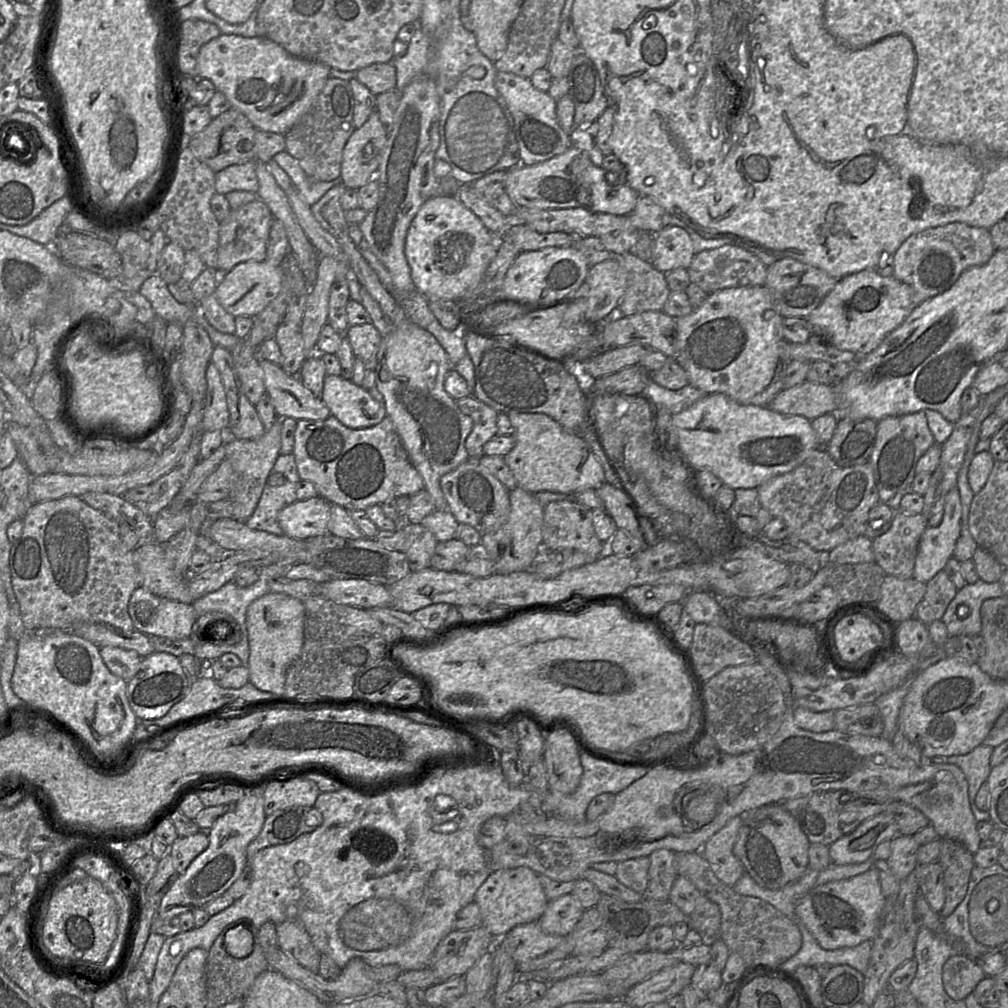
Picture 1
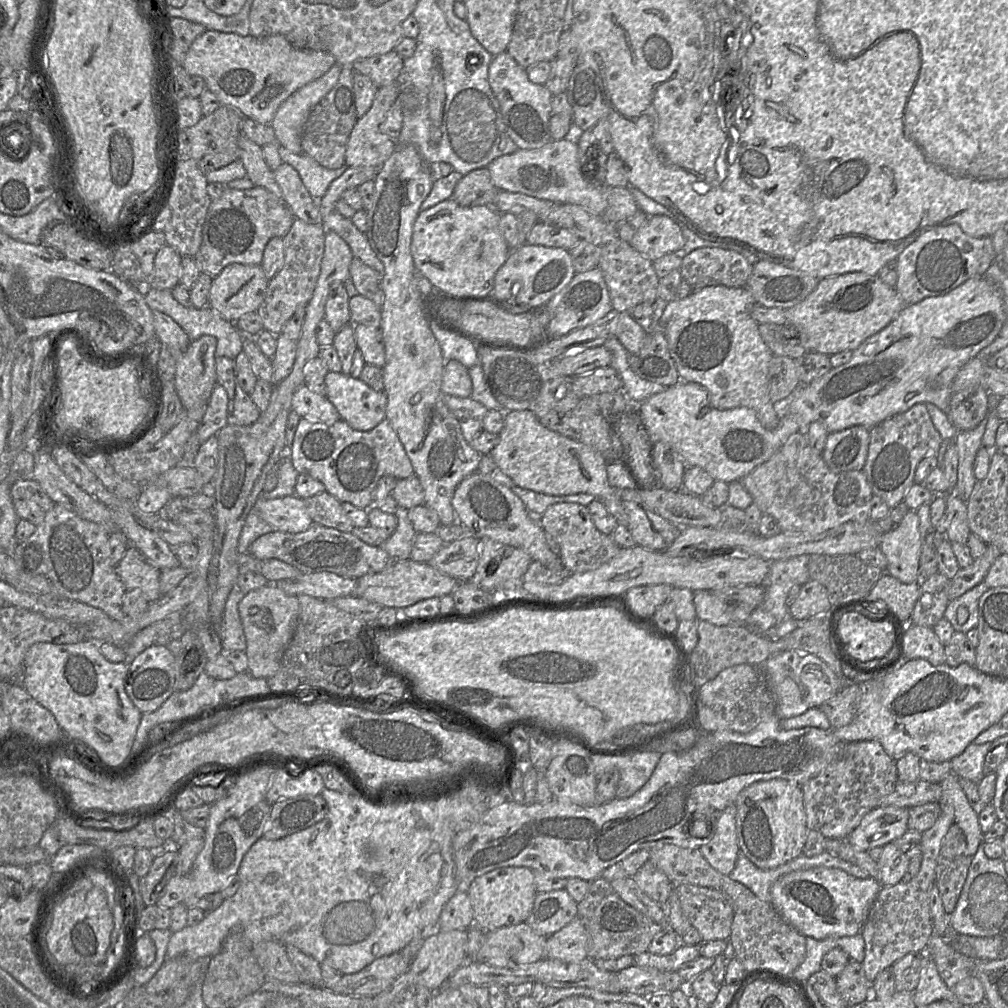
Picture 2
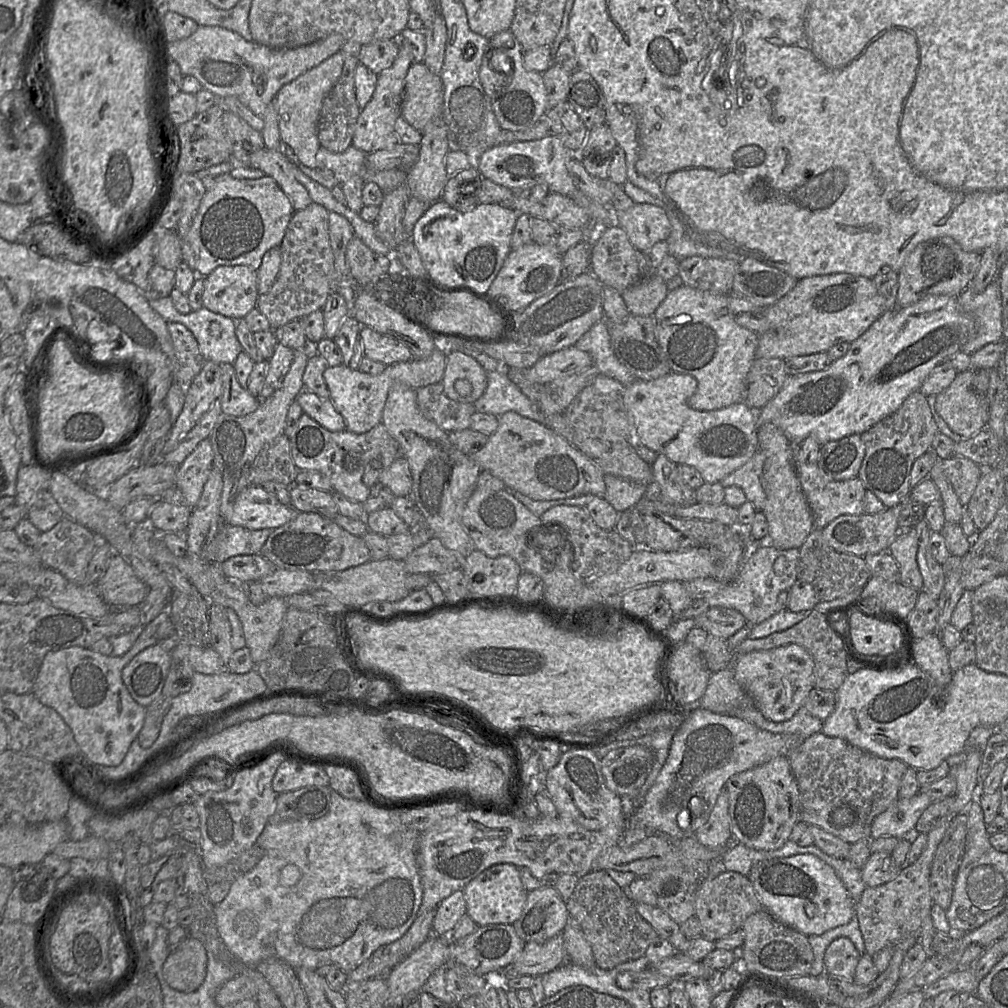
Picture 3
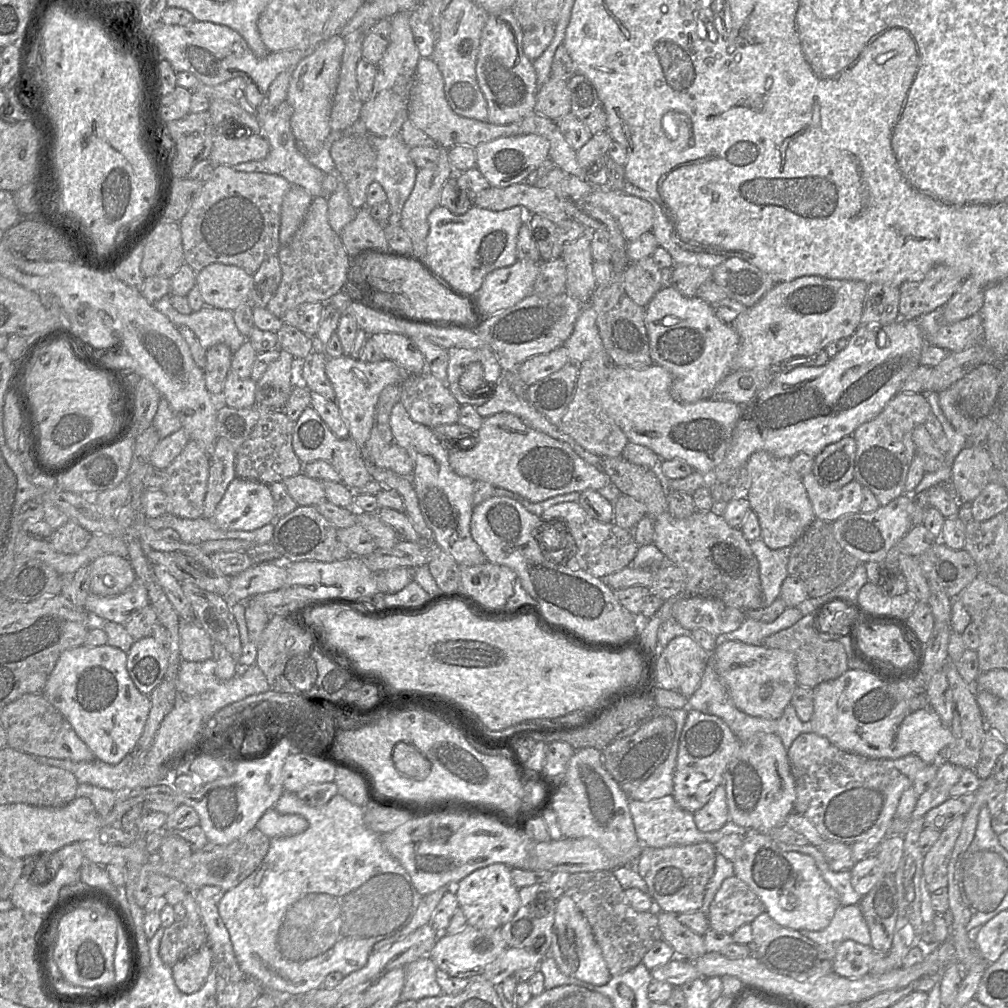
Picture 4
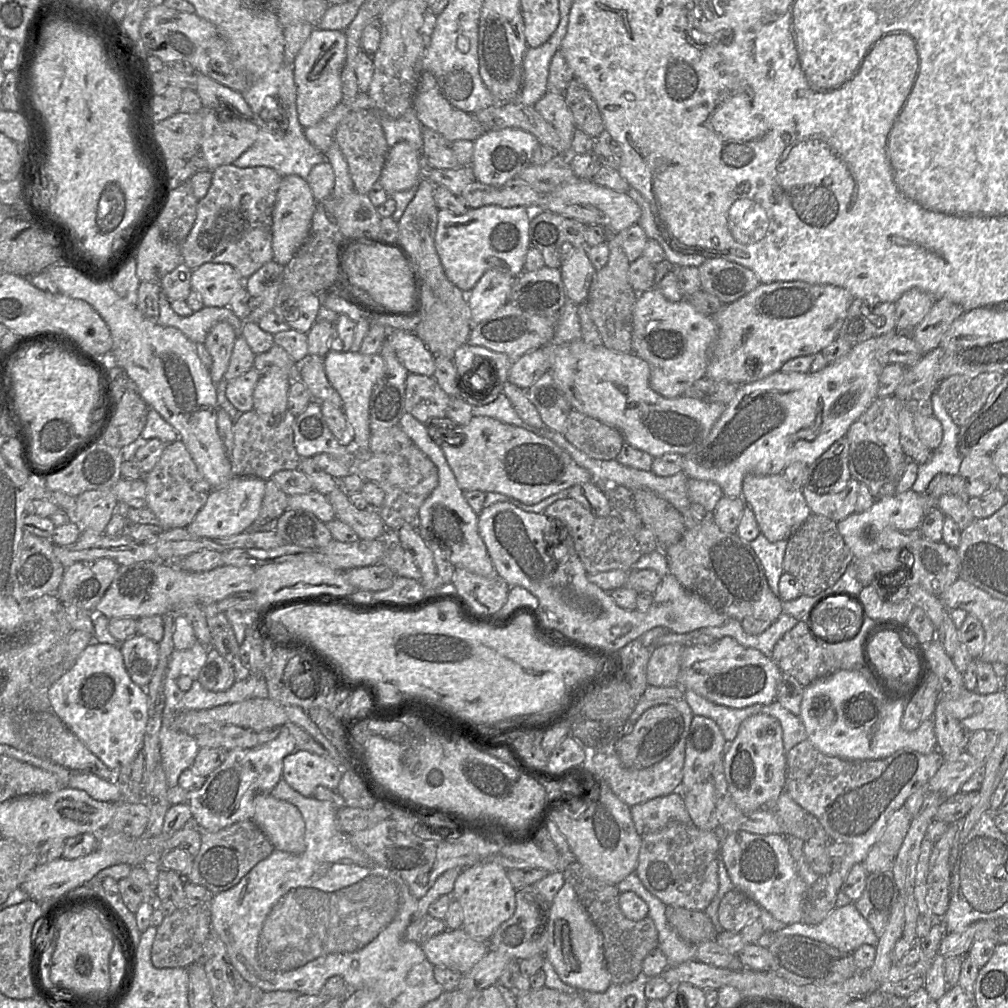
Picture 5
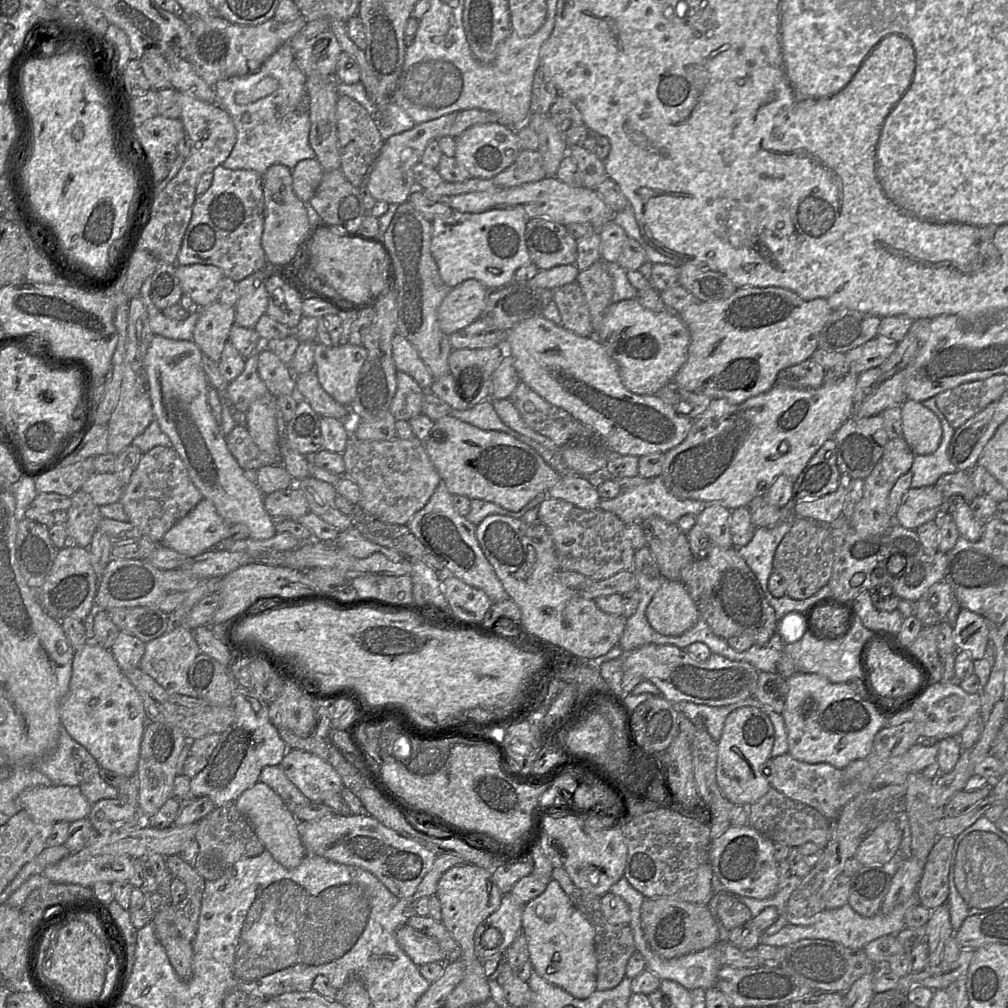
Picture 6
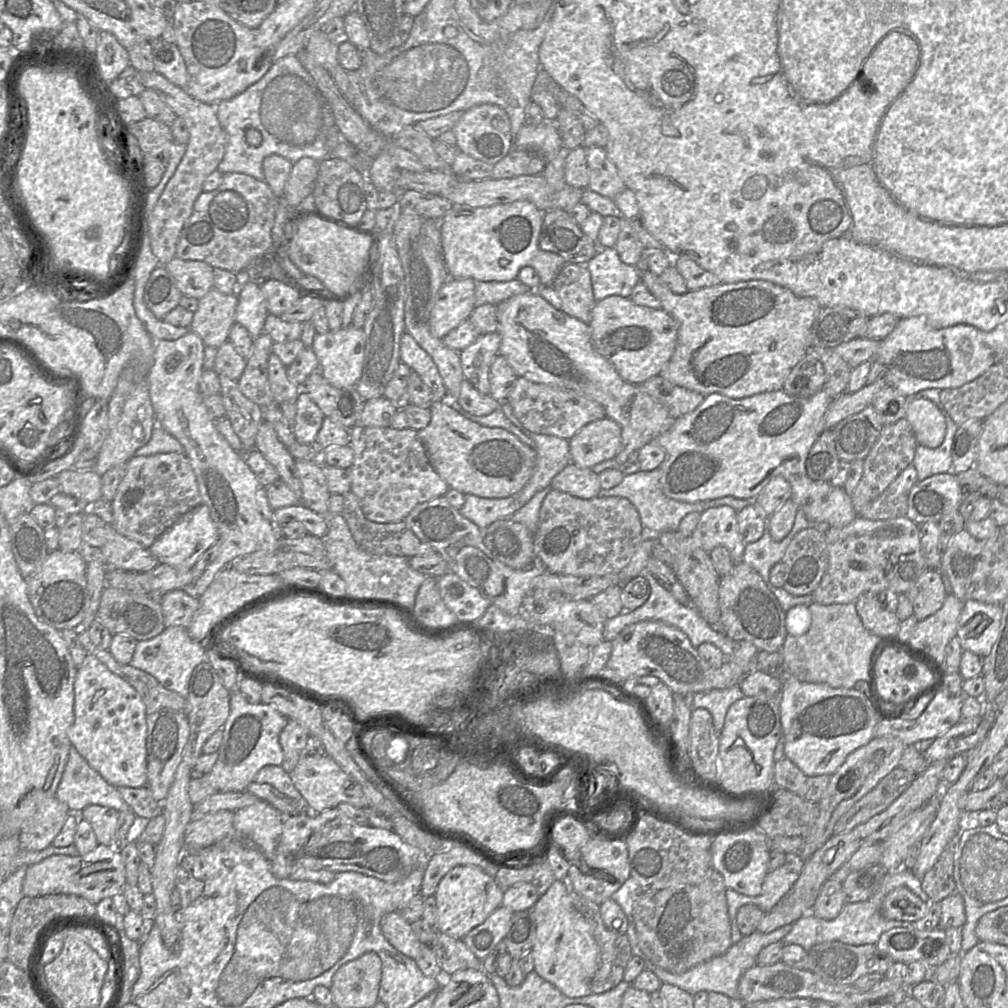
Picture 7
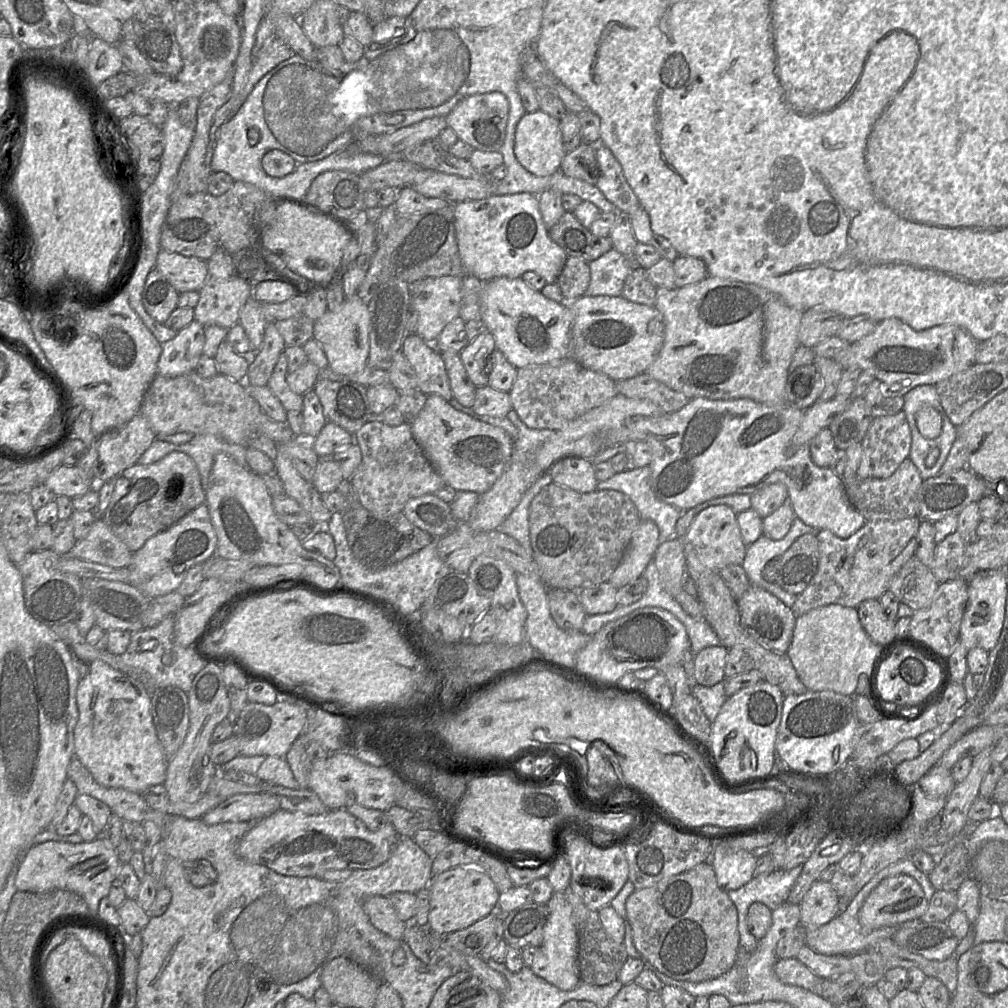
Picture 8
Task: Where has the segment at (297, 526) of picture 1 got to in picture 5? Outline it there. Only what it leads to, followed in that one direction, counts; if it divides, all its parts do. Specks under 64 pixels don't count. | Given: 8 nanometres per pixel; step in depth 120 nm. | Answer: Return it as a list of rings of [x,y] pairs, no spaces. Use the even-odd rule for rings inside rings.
[[[234,476],[224,488],[212,490],[206,504],[186,529],[207,538],[225,538],[245,532],[259,516],[265,489],[266,480]]]

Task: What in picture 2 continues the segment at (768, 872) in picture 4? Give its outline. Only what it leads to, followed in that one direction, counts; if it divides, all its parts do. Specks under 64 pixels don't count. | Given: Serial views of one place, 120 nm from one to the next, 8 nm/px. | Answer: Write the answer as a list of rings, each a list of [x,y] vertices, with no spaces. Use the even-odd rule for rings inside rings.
[[[817,867],[792,871],[771,887],[771,904],[798,932],[818,940],[852,936],[861,932],[882,885],[873,877],[861,879],[837,868]]]

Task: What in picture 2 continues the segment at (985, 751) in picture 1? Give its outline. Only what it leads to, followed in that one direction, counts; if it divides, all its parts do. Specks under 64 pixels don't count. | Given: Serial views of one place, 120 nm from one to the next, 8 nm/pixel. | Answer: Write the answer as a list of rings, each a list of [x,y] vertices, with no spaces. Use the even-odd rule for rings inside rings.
[[[970,743],[958,756],[950,760],[952,772],[958,777],[979,783],[983,778],[983,765],[991,743]]]

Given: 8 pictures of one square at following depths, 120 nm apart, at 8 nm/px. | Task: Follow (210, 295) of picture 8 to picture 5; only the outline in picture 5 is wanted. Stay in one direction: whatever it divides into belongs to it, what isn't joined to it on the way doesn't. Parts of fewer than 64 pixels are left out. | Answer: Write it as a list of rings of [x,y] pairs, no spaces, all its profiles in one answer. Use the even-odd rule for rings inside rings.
[[[227,322],[216,323],[209,331],[205,347],[212,357],[211,379],[218,384],[227,372],[238,335]]]

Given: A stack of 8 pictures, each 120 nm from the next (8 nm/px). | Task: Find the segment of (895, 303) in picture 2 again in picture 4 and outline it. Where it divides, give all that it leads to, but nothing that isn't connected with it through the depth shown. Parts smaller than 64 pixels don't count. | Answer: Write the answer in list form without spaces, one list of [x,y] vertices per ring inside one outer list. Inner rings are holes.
[[[802,276],[787,282],[776,283],[771,290],[769,290],[756,304],[747,307],[743,313],[741,313],[730,325],[737,332],[740,343],[738,350],[733,358],[731,364],[731,372],[738,370],[751,370],[751,369],[775,369],[778,370],[778,366],[781,362],[784,362],[790,358],[810,356],[813,355],[839,339],[851,337],[861,325],[861,316],[863,310],[864,299],[868,290],[868,285],[860,280],[842,280],[831,279],[822,276]]]

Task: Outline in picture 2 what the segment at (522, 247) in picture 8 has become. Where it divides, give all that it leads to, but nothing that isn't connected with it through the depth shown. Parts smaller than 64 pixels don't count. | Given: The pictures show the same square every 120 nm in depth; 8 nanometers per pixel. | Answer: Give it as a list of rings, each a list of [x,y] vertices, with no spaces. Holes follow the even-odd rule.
[[[453,199],[420,211],[413,225],[411,254],[415,268],[434,286],[451,294],[484,295],[491,293],[494,278],[499,268],[507,260],[511,250],[499,227],[500,212],[494,207],[483,205],[463,207]]]

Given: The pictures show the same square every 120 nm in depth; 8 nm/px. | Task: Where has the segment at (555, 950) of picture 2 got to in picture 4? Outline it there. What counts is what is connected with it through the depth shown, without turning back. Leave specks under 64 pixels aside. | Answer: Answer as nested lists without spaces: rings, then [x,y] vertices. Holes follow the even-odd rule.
[[[507,948],[496,960],[486,966],[480,978],[497,985],[518,970],[538,968],[544,957],[520,948]]]

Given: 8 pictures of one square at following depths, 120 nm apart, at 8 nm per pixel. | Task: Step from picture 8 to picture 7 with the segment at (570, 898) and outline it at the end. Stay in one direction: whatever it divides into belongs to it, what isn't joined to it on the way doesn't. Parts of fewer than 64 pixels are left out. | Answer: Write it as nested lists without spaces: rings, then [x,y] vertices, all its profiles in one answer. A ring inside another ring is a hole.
[[[568,875],[561,881],[565,885],[576,910],[589,922],[594,939],[599,946],[599,965],[590,983],[591,991],[593,994],[601,994],[609,991],[623,980],[626,965],[633,956],[627,934],[619,934],[618,932],[609,930],[601,918],[600,905],[576,893]]]

